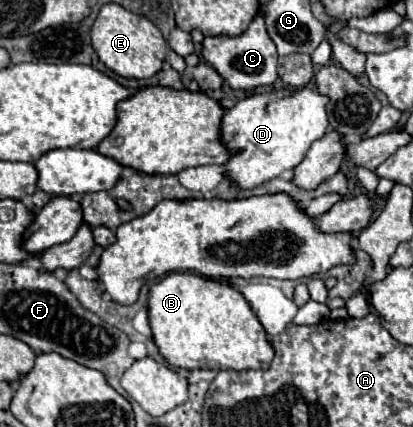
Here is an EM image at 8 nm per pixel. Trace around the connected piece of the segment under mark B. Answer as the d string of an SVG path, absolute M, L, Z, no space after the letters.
M170 273L150 287L148 317L160 355L182 369L268 369L274 347L256 313L232 285L194 273Z

